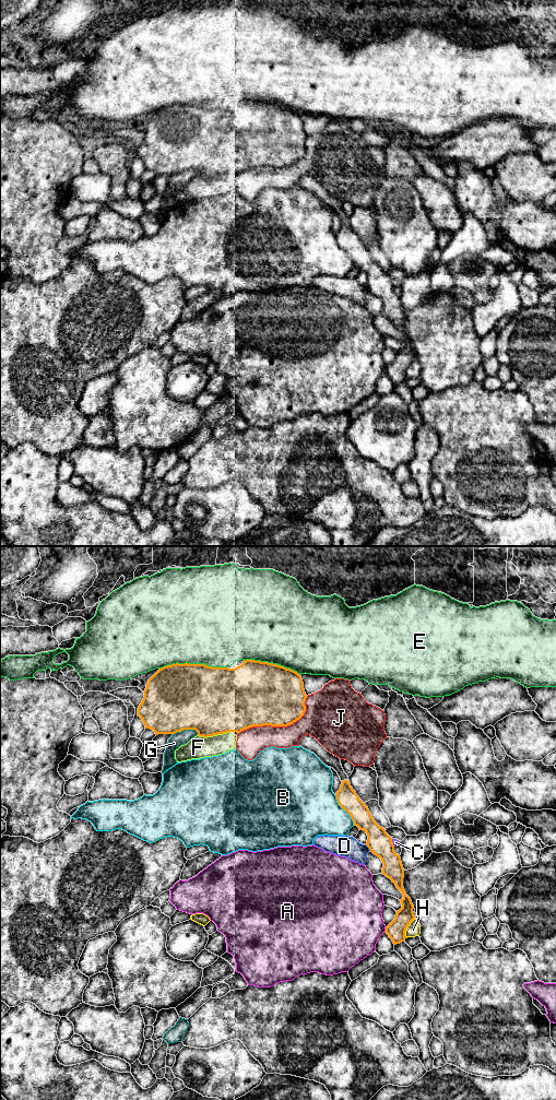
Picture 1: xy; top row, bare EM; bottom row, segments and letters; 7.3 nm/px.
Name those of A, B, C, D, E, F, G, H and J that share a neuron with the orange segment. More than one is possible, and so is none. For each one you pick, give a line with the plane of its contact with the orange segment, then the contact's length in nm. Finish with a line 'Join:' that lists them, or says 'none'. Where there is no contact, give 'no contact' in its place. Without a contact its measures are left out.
Join: none

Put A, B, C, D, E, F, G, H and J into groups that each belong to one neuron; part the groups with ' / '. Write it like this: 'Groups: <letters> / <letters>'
Groups: A / B / C / D / E / F J / G / H

